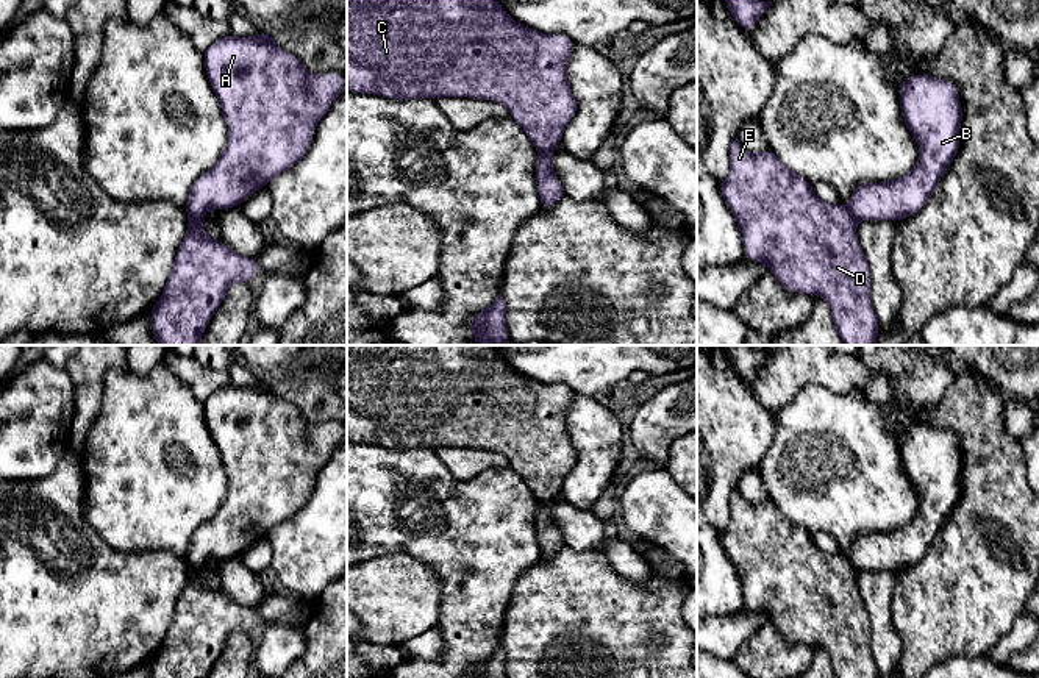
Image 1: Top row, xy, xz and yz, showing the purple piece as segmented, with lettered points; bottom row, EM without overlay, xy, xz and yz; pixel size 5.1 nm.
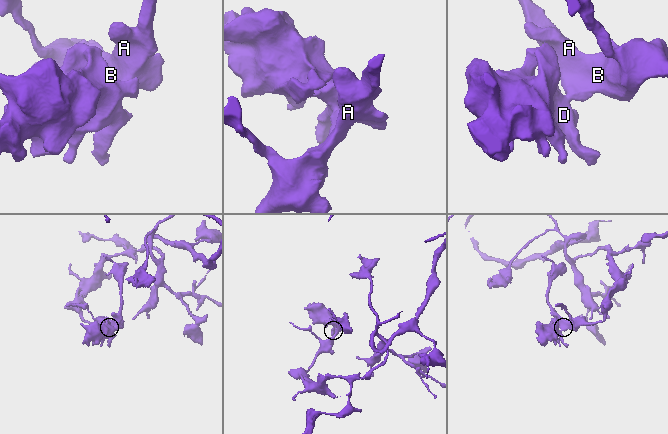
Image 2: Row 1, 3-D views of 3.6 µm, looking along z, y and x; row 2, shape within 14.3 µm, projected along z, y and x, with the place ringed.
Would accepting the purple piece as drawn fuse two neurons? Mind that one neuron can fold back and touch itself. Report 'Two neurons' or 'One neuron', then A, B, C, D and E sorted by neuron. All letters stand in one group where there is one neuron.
Two neurons. Groups: A B / C D E

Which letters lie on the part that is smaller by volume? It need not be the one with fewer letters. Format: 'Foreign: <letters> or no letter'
Foreign: C, D, E

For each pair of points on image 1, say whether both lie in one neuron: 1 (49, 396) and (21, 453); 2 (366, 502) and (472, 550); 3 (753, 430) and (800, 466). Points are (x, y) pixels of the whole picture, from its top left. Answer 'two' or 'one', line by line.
1: one
2: one
3: two

